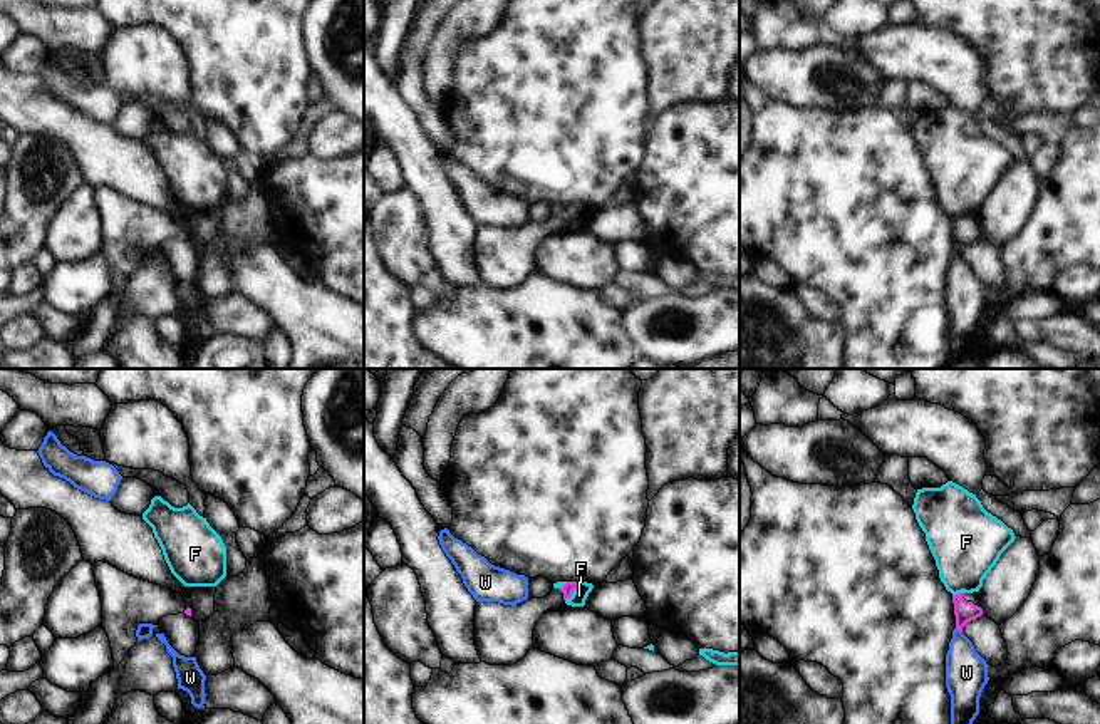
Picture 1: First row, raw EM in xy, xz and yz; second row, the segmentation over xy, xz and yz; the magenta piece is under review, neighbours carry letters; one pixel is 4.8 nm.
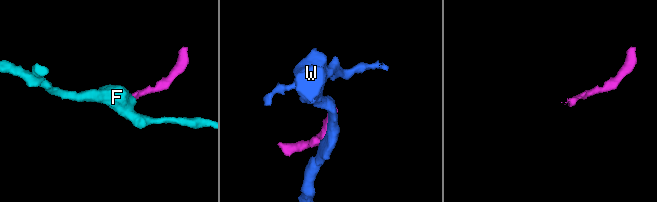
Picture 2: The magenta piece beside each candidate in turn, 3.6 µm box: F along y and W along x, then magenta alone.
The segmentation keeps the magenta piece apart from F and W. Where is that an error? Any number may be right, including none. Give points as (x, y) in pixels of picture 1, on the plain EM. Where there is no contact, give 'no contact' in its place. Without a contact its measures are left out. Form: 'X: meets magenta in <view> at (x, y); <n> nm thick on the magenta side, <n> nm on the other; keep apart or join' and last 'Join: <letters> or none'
F: meets magenta in xz at (572, 217); 60 nm thick on the magenta side, 70 nm on the other; keep apart
W: meets magenta in yz at (958, 253); 100 nm thick on the magenta side, 200 nm on the other; keep apart
Join: none

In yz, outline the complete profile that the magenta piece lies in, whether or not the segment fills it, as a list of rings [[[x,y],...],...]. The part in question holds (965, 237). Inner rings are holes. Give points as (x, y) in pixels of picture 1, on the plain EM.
[[[962,216],[952,220],[952,228],[954,228],[954,240],[956,240],[956,255],[962,256],[962,251],[968,246],[983,240],[979,216],[973,216],[973,218]]]

